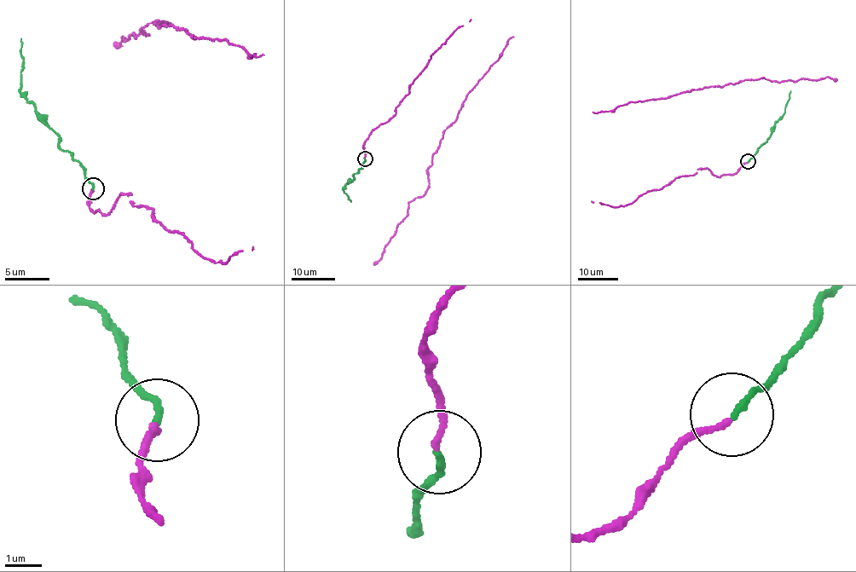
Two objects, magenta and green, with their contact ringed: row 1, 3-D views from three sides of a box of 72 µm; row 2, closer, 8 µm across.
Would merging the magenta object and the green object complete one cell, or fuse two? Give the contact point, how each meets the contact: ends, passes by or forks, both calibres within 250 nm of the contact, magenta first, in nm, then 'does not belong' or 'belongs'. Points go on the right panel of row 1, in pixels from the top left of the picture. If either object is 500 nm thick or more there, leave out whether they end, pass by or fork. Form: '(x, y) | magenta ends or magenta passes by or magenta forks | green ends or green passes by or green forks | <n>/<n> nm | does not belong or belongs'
(748, 161) | magenta ends | green ends | 150/160 nm | belongs

